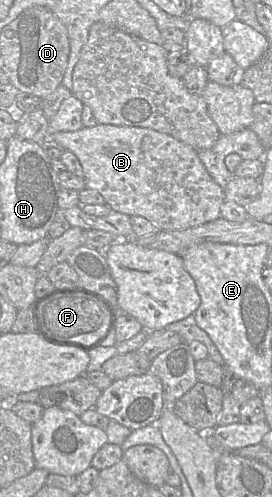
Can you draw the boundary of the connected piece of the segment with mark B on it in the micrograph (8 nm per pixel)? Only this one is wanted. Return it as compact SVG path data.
M97 124L94 127L83 127L82 129L74 132L53 132L50 128L50 136L47 140L55 141L65 150L69 150L76 155L83 168L86 187L88 189L98 191L105 199L106 204L109 205L113 211L129 216L144 217L164 231L183 231L192 227L203 225L221 217L221 205L225 201L224 189L212 179L199 159L198 152L196 150L168 134L164 134L150 128Z

